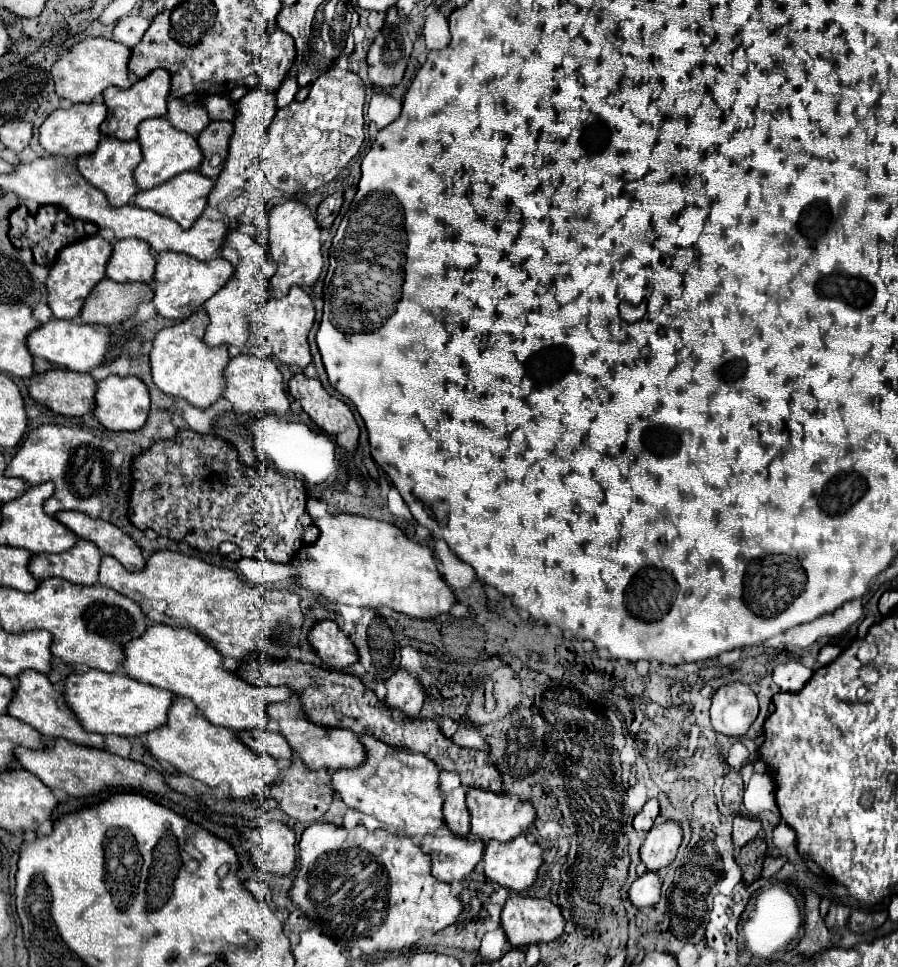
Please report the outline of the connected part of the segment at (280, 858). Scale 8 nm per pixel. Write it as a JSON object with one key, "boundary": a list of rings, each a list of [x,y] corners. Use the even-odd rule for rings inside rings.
{"boundary":[[[264,822],[256,830],[242,830],[252,842],[250,854],[260,872],[288,874],[296,862],[296,834],[282,822]]]}

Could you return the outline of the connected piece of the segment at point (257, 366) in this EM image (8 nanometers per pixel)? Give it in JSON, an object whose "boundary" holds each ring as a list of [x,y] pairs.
{"boundary":[[[240,354],[228,362],[224,368],[224,398],[228,398],[236,412],[242,414],[276,414],[284,416],[290,410],[286,392],[284,392],[284,380],[282,372],[276,368],[276,364],[270,358],[262,358],[256,354]]]}

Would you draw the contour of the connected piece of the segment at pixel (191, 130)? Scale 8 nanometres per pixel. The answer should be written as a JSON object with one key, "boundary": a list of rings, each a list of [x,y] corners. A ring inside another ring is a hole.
{"boundary":[[[172,98],[168,122],[180,132],[186,132],[190,136],[198,136],[210,124],[210,118],[208,118],[208,112],[204,110],[204,106],[186,104],[182,100]]]}

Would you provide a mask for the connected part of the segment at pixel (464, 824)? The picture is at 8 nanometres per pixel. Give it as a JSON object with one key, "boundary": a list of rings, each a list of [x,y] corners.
{"boundary":[[[460,786],[444,800],[444,824],[454,836],[466,836],[470,832],[470,814],[466,810],[466,788]]]}

